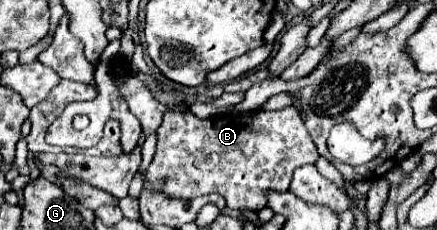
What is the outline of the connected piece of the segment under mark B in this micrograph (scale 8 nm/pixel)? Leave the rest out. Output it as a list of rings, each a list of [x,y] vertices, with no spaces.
[[[282,108],[272,112],[252,112],[252,114],[222,114],[214,118],[200,120],[190,110],[170,112],[156,130],[158,146],[156,154],[144,172],[144,184],[166,194],[168,198],[196,198],[210,192],[218,192],[226,198],[228,208],[234,210],[260,210],[266,206],[264,190],[286,192],[290,188],[292,172],[298,166],[314,164],[318,160],[318,150],[306,130],[302,114],[294,108]]]

